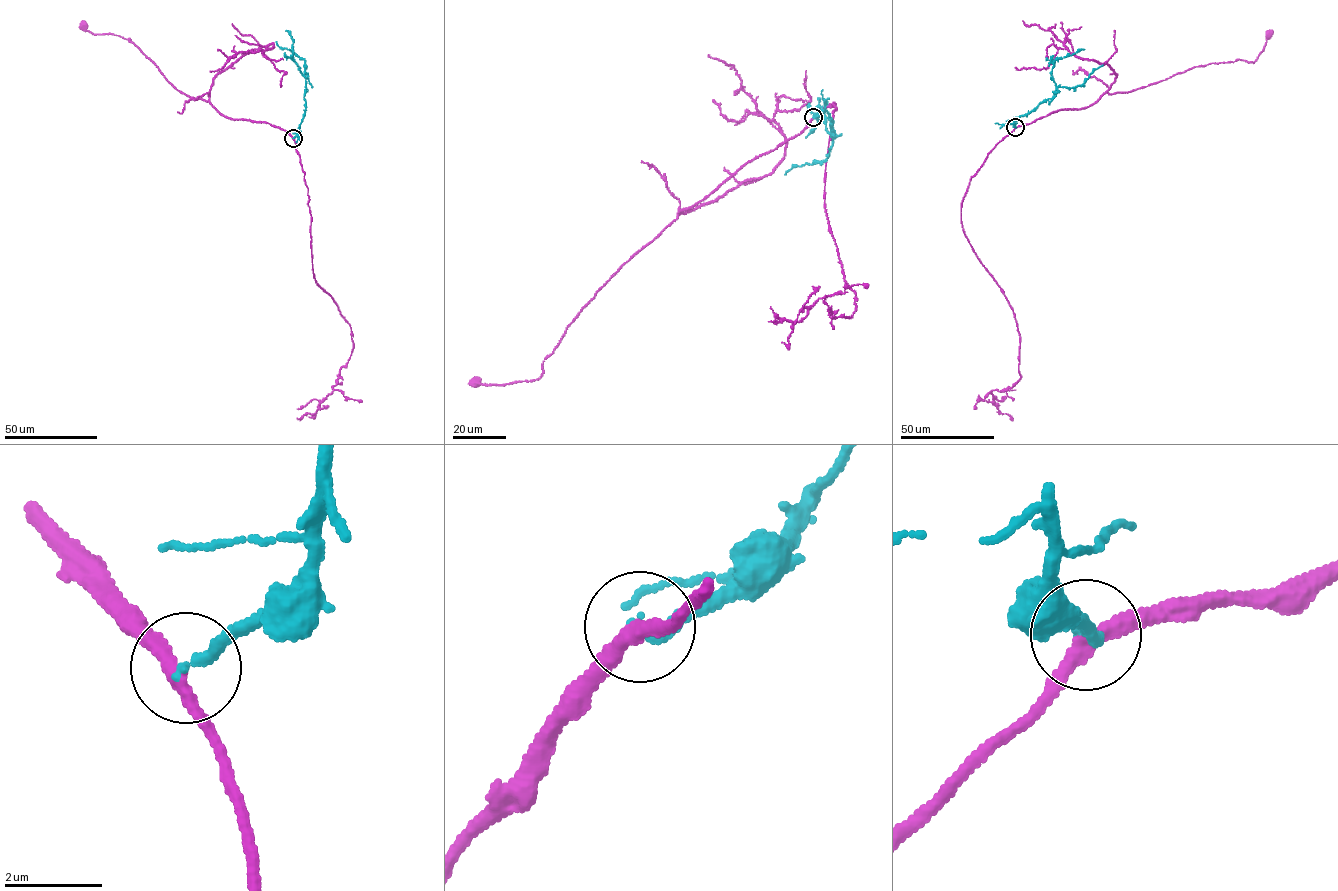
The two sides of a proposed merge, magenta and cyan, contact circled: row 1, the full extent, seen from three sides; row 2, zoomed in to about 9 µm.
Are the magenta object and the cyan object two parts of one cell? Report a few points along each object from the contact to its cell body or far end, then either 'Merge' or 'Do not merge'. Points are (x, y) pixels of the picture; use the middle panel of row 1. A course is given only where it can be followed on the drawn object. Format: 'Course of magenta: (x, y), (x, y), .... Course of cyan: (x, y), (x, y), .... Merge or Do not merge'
Course of magenta: (813, 117), (799, 133), (746, 162), (681, 210), (623, 264), (569, 325), (538, 378), (475, 382). Course of cyan: (813, 117), (823, 109), (832, 120), (833, 144), (828, 158), (794, 166), (785, 174). Merge

